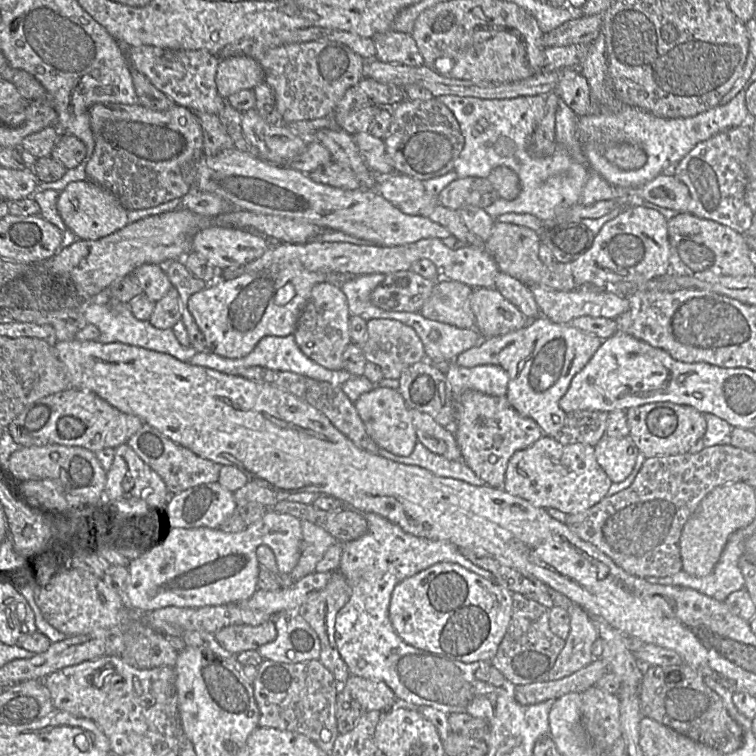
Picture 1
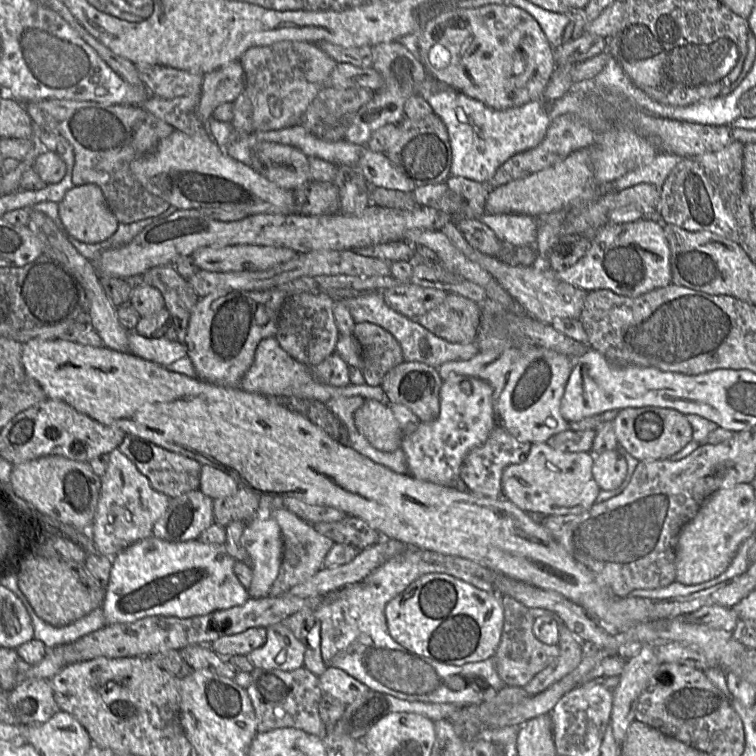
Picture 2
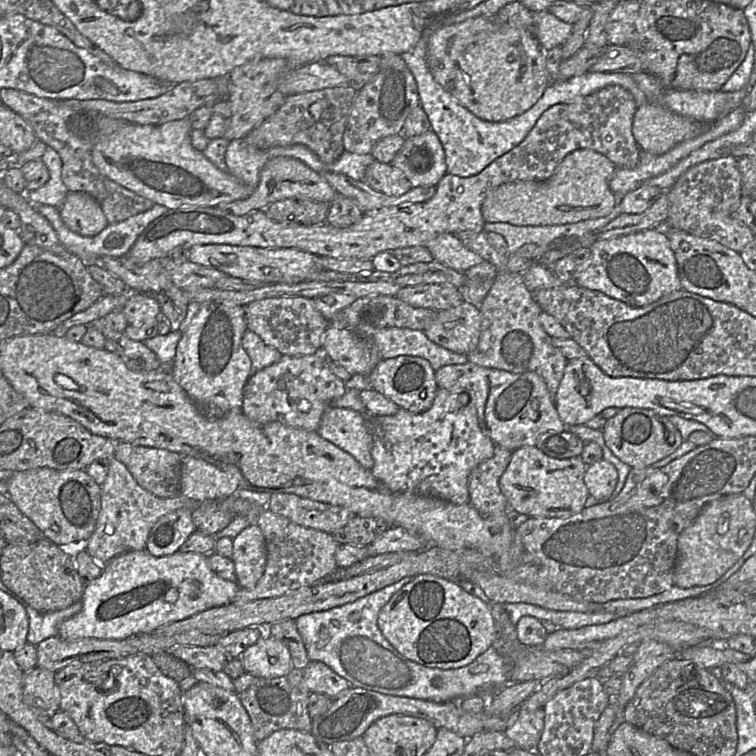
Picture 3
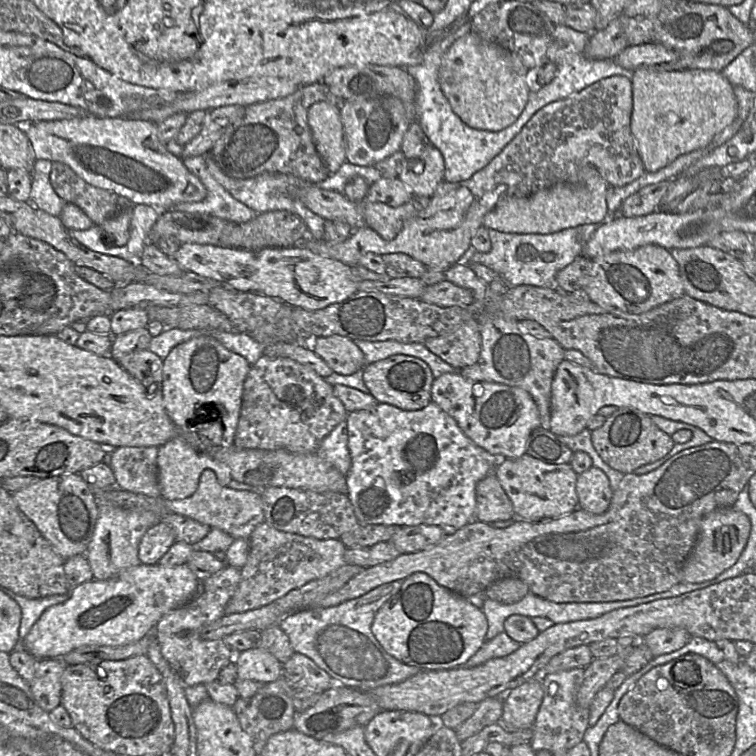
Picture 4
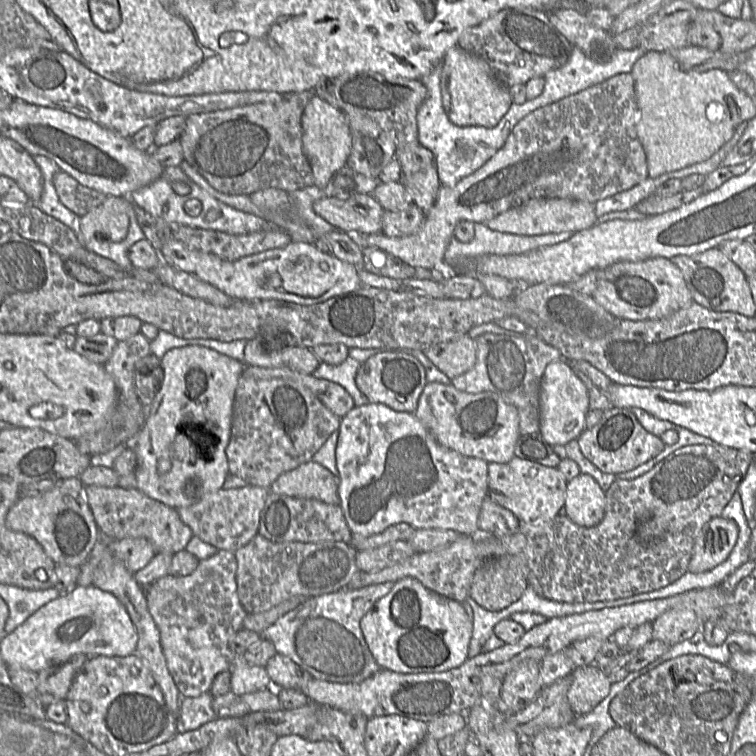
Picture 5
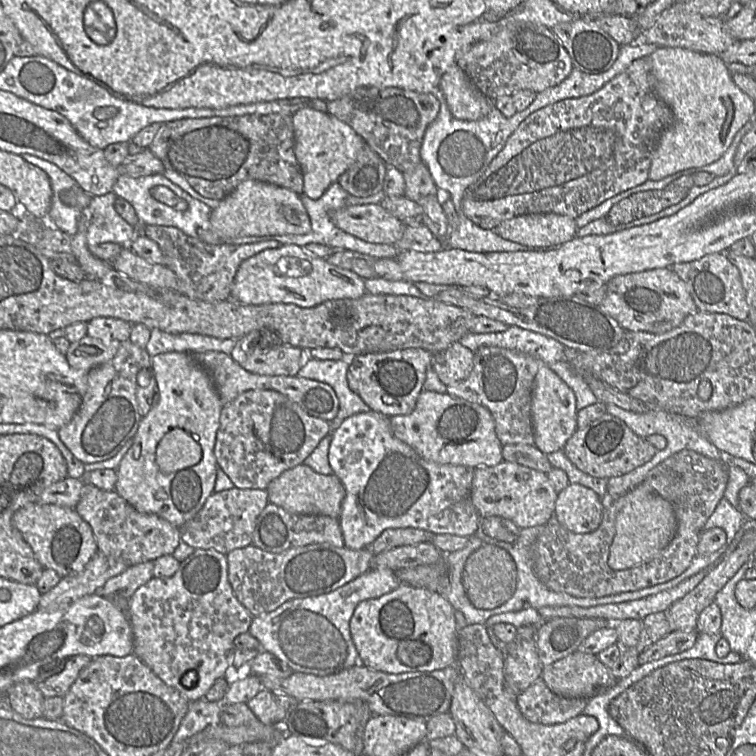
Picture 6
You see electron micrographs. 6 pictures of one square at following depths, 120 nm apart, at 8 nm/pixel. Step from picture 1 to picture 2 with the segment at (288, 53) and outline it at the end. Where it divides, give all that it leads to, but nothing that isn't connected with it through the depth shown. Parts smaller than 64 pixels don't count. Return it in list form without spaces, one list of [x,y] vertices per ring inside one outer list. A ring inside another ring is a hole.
[[[280,41],[269,46],[251,47],[240,57],[244,70],[244,93],[253,109],[256,132],[279,130],[296,125],[315,97],[326,87],[337,64],[318,44]]]

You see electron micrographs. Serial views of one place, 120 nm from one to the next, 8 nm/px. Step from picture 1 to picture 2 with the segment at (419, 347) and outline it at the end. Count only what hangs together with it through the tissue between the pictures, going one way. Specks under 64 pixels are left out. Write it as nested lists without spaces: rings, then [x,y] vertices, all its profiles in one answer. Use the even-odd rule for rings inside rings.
[[[370,322],[355,324],[353,335],[363,349],[365,383],[379,386],[384,376],[404,361],[400,344],[387,330]]]

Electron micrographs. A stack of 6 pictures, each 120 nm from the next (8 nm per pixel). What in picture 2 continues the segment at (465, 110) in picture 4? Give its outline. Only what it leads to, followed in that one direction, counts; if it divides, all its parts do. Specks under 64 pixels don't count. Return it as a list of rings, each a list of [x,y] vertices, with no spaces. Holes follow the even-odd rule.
[[[510,4],[445,9],[426,23],[420,48],[421,62],[429,74],[496,110],[543,100],[556,67],[555,50],[538,22]]]

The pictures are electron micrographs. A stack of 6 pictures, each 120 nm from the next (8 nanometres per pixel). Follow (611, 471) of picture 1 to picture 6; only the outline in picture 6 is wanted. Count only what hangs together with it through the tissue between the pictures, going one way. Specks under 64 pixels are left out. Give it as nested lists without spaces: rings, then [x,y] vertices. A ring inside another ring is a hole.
[[[569,483],[558,493],[554,518],[563,527],[577,534],[593,532],[602,521],[602,498],[581,484]]]

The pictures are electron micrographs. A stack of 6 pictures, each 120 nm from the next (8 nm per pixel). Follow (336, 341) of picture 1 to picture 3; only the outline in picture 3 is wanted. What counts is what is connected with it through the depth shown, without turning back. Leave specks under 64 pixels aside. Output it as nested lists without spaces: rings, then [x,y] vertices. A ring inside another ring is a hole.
[[[263,299],[249,303],[244,311],[247,330],[257,334],[265,344],[282,355],[304,356],[321,352],[321,336],[329,326],[329,321],[315,308],[313,299]]]

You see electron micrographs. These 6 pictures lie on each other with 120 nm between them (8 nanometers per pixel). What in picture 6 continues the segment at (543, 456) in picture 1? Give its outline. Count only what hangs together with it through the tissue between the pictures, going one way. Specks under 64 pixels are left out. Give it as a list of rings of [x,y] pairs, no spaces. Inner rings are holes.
[[[503,461],[491,467],[478,467],[474,472],[471,499],[481,518],[503,517],[521,529],[545,525],[554,518],[557,497],[547,473],[526,466]]]

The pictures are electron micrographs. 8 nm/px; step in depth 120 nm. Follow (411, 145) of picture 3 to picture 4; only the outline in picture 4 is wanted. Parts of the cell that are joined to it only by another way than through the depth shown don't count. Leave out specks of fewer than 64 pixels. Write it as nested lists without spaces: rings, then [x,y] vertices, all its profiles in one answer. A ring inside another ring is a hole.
[[[432,145],[419,157],[405,158],[398,178],[413,195],[430,198],[443,182],[444,170],[443,155]]]

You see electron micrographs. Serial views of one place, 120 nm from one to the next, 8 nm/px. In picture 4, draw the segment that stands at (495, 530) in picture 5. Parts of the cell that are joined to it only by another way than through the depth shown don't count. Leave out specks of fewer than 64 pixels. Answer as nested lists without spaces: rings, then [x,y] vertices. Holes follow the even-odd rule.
[[[492,471],[476,485],[475,519],[492,524],[513,518],[515,512],[512,503]]]

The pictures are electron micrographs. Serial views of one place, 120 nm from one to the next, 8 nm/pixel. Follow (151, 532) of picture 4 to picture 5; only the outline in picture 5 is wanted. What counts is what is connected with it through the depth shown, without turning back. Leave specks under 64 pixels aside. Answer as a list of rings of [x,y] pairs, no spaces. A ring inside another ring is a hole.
[[[125,538],[111,541],[110,551],[132,573],[146,566],[156,555],[152,544],[146,538]]]

